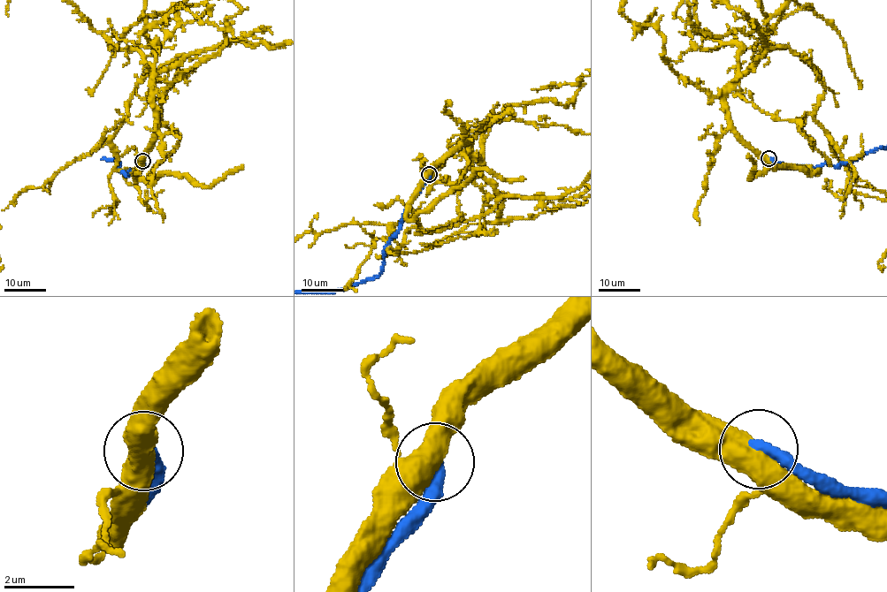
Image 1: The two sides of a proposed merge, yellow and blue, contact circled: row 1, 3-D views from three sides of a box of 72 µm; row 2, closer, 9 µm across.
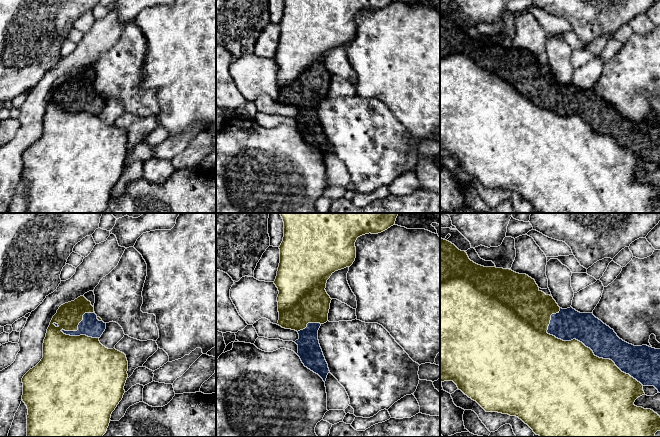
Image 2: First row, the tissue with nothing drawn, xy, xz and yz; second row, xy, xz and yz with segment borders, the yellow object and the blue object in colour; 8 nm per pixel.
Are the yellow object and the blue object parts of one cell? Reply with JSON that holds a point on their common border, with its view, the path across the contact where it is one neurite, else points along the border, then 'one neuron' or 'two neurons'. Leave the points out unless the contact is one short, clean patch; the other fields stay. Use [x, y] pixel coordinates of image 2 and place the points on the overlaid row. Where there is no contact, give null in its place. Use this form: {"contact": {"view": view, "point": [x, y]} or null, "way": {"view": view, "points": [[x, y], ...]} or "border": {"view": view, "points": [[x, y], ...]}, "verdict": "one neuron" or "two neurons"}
{"contact": {"view": "yz", "point": [587, 347]}, "verdict": "one neuron"}

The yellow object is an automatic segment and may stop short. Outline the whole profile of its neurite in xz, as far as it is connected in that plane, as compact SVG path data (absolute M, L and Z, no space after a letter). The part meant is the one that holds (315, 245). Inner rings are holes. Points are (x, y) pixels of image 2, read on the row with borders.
M280 213L284 222L284 237L279 247L280 263L274 284L278 288L277 297L279 320L277 325L295 330L299 339L297 355L305 367L326 381L330 373L318 340L320 326L328 321L331 298L325 288L327 280L338 270L350 267L356 258L355 242L365 234L381 233L395 224L398 213Z

